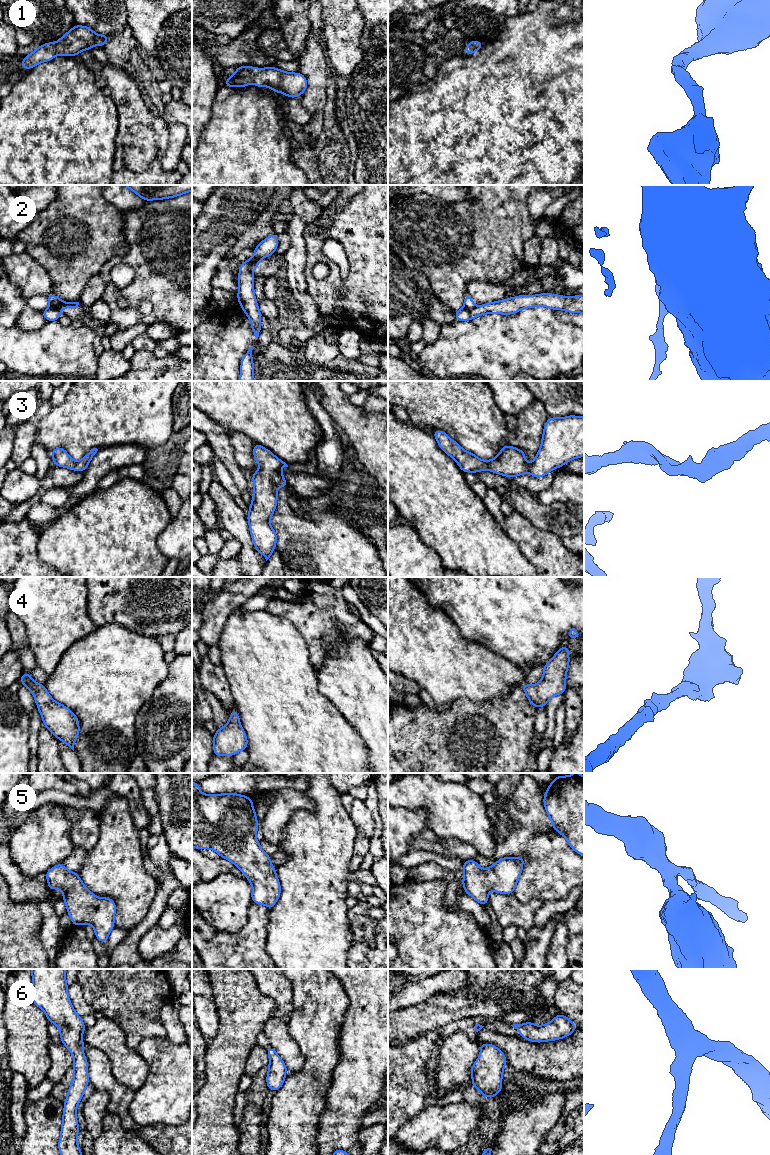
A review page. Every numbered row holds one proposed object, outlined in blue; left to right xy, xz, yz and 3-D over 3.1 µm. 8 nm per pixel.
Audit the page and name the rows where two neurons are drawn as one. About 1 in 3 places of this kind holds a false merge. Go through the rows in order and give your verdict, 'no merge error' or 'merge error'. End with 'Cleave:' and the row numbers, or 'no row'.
1: no merge error
2: merge error
3: no merge error
4: no merge error
5: no merge error
6: no merge error
Cleave: 2

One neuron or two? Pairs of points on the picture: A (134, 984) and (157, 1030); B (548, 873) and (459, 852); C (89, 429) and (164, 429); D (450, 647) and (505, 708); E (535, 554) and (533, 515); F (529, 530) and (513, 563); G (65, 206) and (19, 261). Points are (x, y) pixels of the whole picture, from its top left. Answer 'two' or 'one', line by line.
A: one
B: two
C: one
D: two
E: two
F: two
G: two

